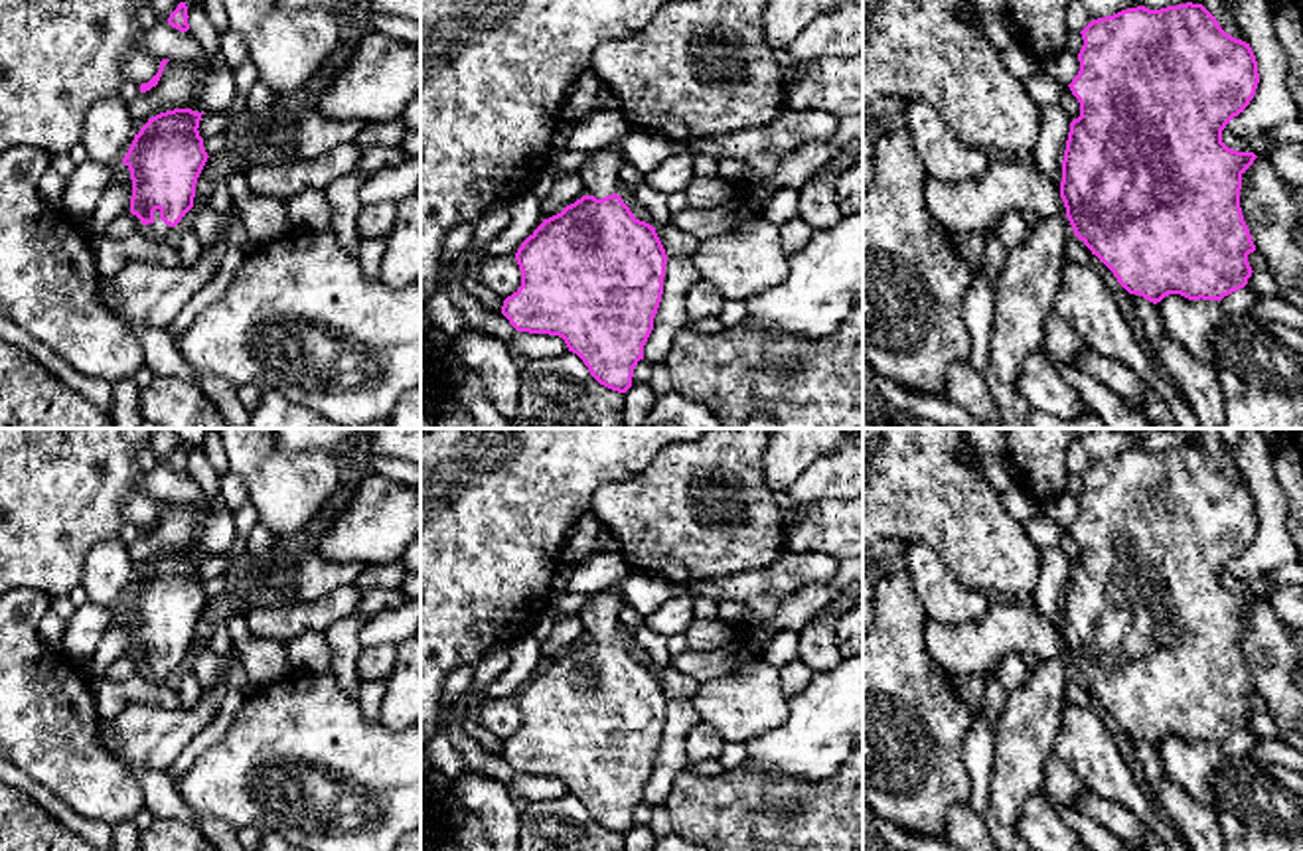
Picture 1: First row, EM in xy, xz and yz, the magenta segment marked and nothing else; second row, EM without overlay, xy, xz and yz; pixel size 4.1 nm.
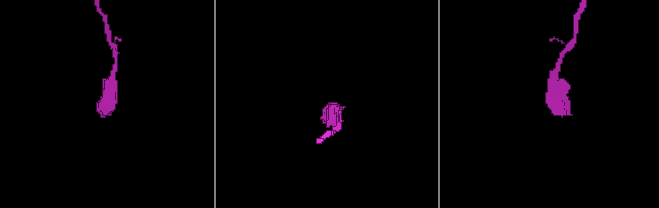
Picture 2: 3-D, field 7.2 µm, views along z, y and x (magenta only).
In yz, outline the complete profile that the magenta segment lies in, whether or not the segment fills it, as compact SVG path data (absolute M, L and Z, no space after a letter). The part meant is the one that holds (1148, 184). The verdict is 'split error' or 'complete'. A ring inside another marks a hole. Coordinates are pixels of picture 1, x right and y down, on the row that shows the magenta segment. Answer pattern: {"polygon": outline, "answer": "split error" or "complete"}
{"polygon": "M1192 2L1167 6L1161 10L1149 10L1145 6L1127 8L1113 16L1092 20L1080 34L1084 39L1084 45L1078 53L1080 71L1068 85L1072 95L1080 103L1080 116L1070 122L1070 132L1062 160L1062 182L1060 182L1060 197L1064 201L1066 215L1046 217L1040 219L1036 225L1029 227L1027 241L1021 247L1011 249L1007 253L1007 263L999 272L993 292L995 314L991 332L991 351L989 351L989 363L983 369L983 377L987 381L991 395L995 397L999 428L1027 428L1027 419L1033 409L1019 391L1017 385L1019 369L1023 359L1038 351L1038 348L1044 344L1044 322L1058 294L1060 272L1064 267L1064 247L1072 235L1076 235L1092 251L1092 255L1096 255L1113 272L1117 282L1129 294L1139 294L1153 304L1161 302L1169 294L1181 294L1188 300L1202 298L1220 302L1224 296L1244 288L1254 272L1248 263L1248 255L1256 251L1256 245L1242 215L1240 190L1242 190L1242 174L1254 164L1258 156L1254 152L1232 150L1222 142L1222 130L1234 116L1244 113L1244 109L1254 99L1260 83L1258 61L1250 43L1226 34L1216 22L1216 18L1202 4Z", "answer": "split error"}

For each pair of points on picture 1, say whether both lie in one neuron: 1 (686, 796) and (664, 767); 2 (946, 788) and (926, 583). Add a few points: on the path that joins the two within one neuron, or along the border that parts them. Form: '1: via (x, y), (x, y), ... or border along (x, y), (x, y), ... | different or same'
1: border along (688, 765), (678, 774), (664, 802) | different
2: border along (907, 573), (915, 595), (928, 615) | different

